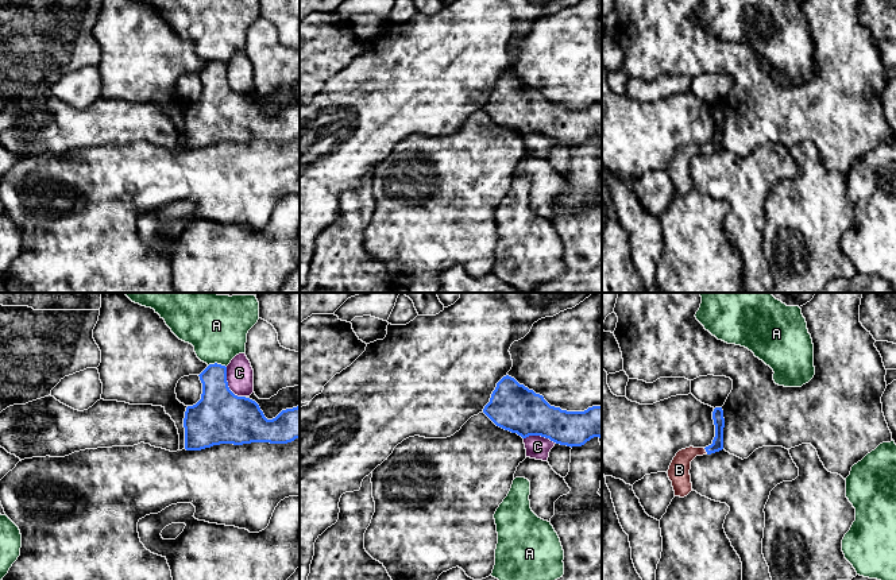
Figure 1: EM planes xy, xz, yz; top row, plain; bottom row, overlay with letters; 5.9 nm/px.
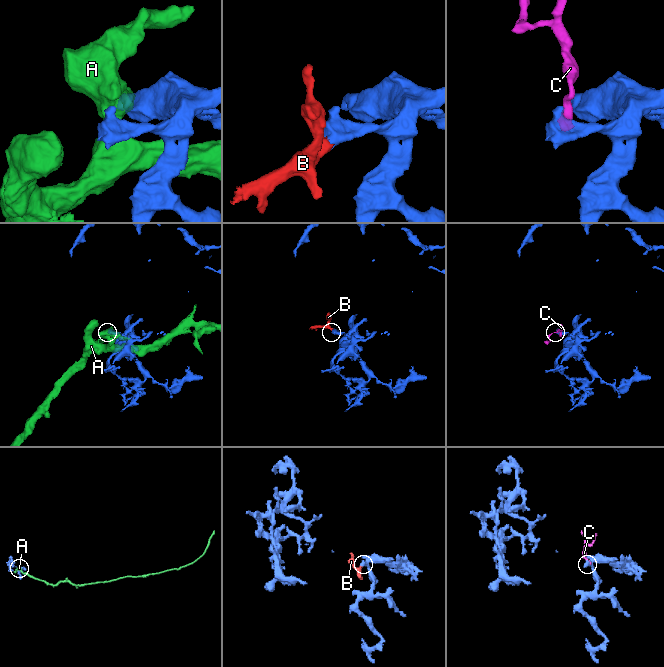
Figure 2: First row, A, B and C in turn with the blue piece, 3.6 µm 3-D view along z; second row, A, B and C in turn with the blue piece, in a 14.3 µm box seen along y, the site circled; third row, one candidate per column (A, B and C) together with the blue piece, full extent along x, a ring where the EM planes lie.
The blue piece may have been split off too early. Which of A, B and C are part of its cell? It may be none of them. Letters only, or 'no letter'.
B

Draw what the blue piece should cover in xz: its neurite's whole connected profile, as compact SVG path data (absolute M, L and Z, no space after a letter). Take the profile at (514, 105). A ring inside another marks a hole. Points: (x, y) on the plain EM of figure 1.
M509 73L497 81L483 111L497 124L522 136L541 134L571 146L594 135L602 136L602 104L584 109L561 108Z

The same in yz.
M715 105L712 109L712 117L715 123L715 135L712 142L706 146L685 146L676 151L673 155L669 167L668 175L672 179L675 194L684 196L692 189L691 181L691 159L696 154L711 152L723 147L723 125L725 116L722 105Z

